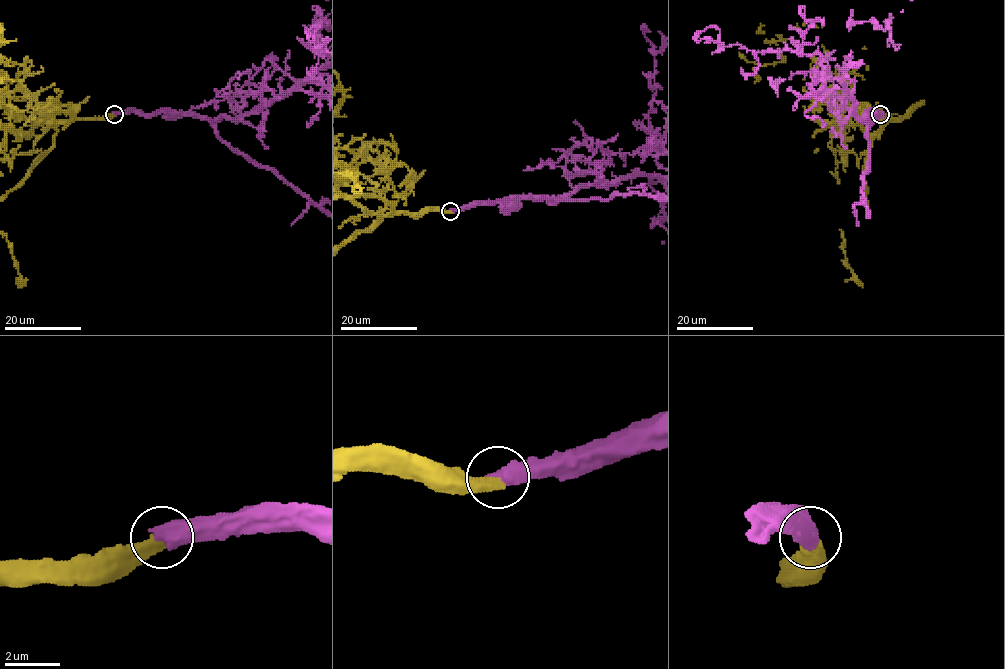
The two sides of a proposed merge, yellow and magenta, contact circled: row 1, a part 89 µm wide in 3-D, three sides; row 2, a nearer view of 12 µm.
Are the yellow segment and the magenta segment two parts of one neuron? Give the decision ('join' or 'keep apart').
join

